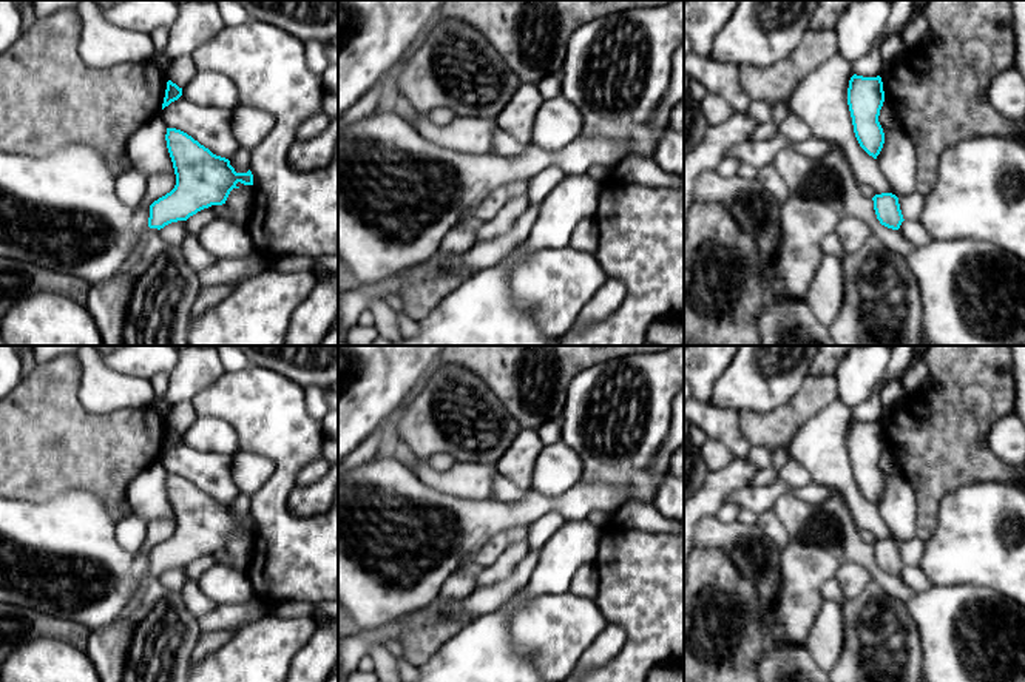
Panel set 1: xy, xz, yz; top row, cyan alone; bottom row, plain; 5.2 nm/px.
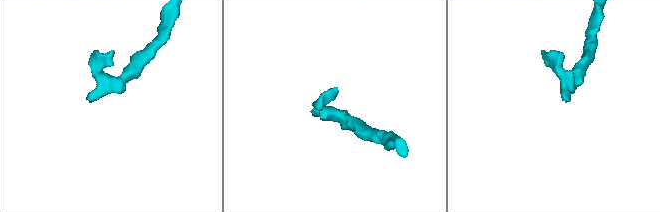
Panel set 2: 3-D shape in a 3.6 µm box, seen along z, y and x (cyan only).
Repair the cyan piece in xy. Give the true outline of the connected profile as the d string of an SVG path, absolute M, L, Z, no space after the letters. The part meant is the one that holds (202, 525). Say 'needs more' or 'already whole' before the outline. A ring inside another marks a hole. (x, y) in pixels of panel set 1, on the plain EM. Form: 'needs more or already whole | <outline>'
needs more | M167 474L167 494L173 508L176 531L150 551L148 574L117 619L91 630L86 654L100 682L188 682L193 650L204 633L188 611L181 591L165 588L159 576L178 566L187 566L211 551L225 549L236 529L253 531L253 520L236 518L230 506L213 500L187 478Z

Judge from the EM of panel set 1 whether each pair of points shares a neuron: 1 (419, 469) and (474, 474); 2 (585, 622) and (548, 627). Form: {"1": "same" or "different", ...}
{"1": "same", "2": "same"}

